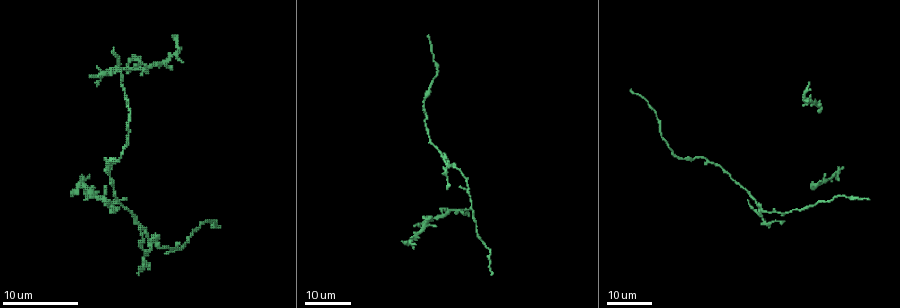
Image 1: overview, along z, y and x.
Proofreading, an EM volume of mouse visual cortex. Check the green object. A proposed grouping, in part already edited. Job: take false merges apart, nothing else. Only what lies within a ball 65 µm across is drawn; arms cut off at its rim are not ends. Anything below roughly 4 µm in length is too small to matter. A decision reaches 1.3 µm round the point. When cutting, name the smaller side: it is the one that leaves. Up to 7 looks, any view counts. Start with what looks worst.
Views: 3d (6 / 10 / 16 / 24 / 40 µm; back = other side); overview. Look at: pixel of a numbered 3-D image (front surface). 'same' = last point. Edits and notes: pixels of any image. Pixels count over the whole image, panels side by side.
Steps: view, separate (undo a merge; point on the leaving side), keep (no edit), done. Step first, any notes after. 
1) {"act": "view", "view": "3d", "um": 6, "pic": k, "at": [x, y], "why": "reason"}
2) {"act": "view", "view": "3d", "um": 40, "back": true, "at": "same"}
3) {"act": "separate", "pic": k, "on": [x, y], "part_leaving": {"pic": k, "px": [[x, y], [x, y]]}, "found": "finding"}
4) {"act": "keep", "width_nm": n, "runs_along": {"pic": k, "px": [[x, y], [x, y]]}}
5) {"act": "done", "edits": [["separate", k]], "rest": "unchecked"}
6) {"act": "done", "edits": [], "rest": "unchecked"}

{"act": "view", "view": "3d", "um": 16, "pic": 1, "at": [148, 243], "why": "thin arm on a thick one"}

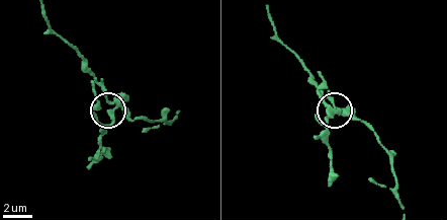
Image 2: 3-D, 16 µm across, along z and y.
{"act": "view", "view": "3d", "um": 6, "pic": 2, "at": [108, 110]}

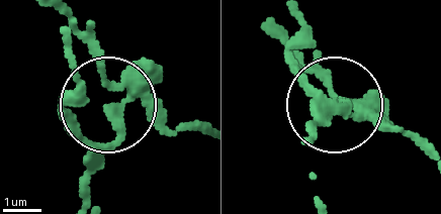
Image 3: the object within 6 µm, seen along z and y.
{"act": "separate", "pic": 3, "on": [113, 143], "part_leaving": {"pic": 3, "px": [[131, 96], [121, 141], [90, 180], [86, 199]]}, "found": "a second neuron is stuck on"}

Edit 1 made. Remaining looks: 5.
{"act": "view", "view": "overview"}

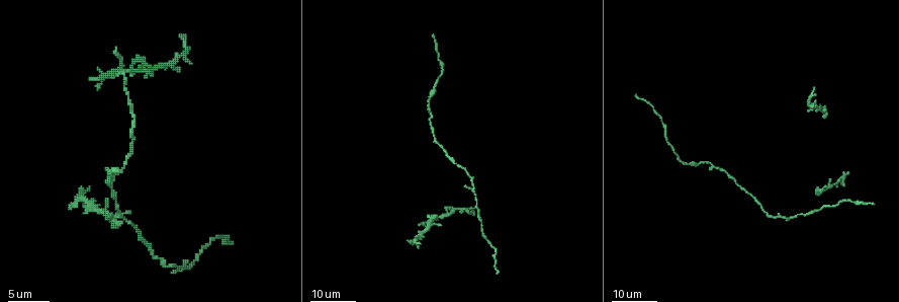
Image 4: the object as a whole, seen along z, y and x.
{"act": "view", "view": "3d", "um": 16, "pic": 4, "at": [114, 215], "why": "three-way junction"}

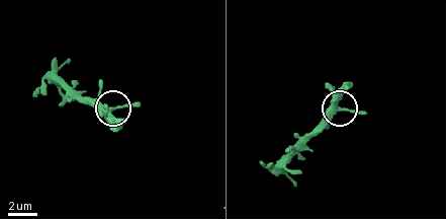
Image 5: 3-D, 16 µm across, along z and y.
{"act": "view", "view": "3d", "um": 10, "pic": 5, "at": [342, 110], "why": "closer look"}

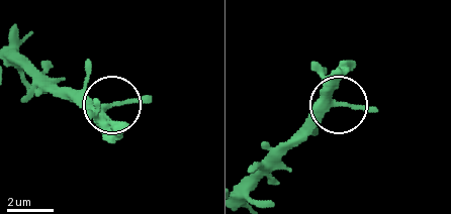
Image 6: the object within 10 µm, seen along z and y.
{"act": "keep", "width_nm": 280, "found": "all the same neuron"}

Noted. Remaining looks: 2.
{"act": "view", "view": "3d", "um": 24, "pic": 4, "at": [473, 192], "why": "side arm on a straight run"}

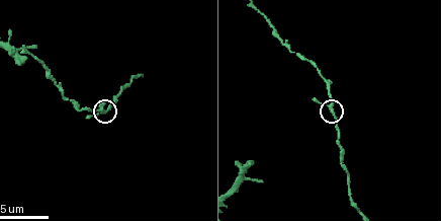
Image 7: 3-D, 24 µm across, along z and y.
{"act": "view", "view": "3d", "um": 6, "pic": 7, "at": [333, 113]}

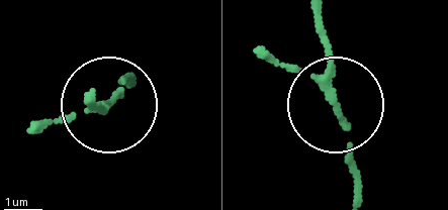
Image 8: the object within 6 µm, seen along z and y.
{"act": "keep", "width_nm": 150, "runs_along": {"pic": 8, "px": [[338, 95], [318, 15]]}, "found": "all the same neuron"}

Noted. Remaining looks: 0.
{"act": "done", "edits": [["separate", 3]], "rest": "unchecked"}

